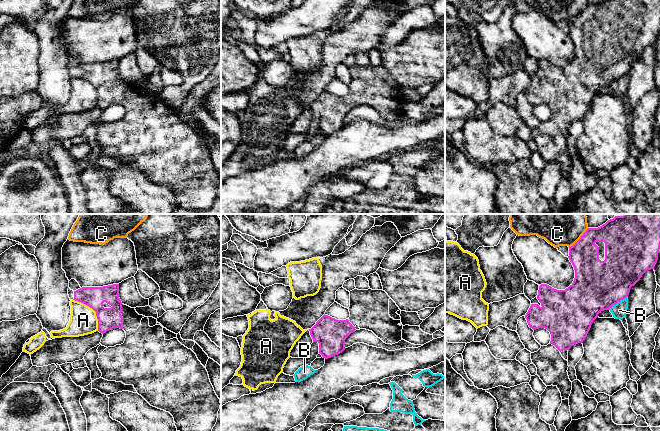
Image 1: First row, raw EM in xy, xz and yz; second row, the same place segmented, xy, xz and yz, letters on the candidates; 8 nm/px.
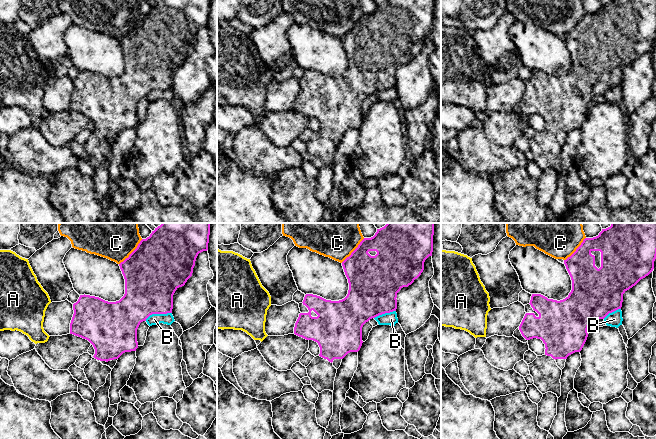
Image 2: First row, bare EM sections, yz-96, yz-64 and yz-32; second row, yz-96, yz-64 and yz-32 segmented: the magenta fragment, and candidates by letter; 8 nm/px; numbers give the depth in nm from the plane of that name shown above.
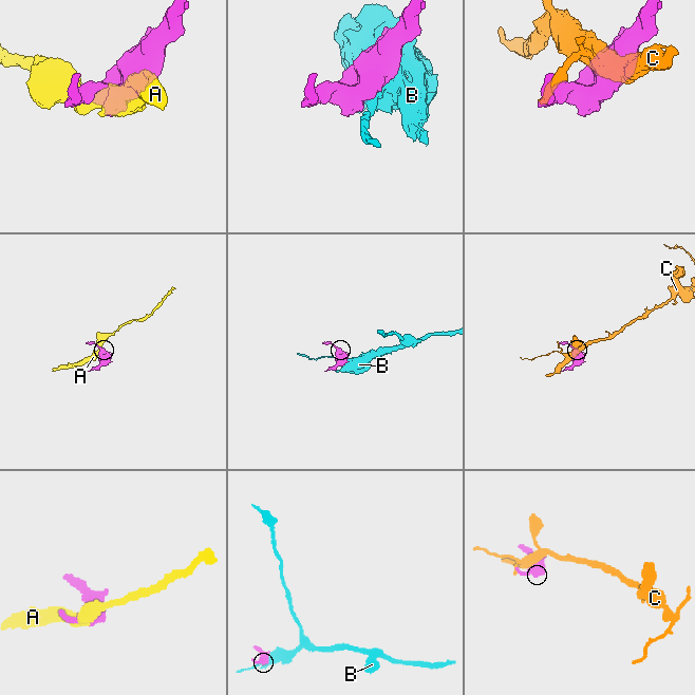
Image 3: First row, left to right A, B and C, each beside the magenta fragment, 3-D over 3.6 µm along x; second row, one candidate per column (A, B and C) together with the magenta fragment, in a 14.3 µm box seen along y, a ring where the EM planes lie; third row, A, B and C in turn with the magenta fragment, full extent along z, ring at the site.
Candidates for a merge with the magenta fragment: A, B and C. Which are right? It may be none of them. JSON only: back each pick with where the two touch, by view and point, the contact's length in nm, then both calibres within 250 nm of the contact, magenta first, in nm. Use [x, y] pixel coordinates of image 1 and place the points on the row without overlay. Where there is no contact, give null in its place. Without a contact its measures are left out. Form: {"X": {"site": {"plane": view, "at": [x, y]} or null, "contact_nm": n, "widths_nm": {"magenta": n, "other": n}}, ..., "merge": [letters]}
{"merge": []}

